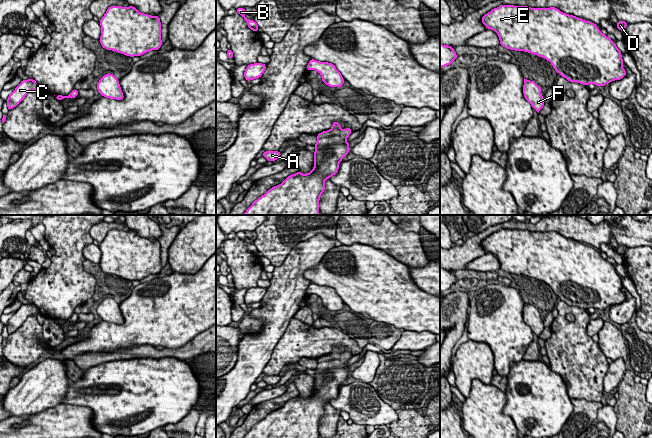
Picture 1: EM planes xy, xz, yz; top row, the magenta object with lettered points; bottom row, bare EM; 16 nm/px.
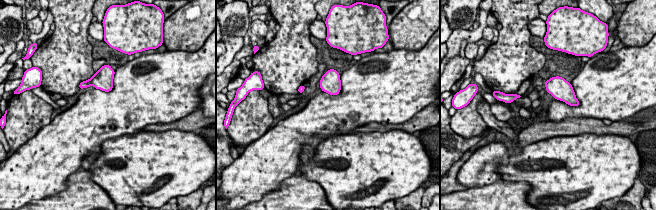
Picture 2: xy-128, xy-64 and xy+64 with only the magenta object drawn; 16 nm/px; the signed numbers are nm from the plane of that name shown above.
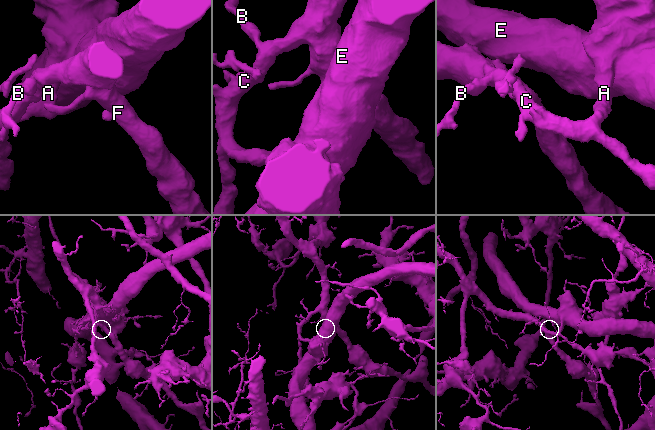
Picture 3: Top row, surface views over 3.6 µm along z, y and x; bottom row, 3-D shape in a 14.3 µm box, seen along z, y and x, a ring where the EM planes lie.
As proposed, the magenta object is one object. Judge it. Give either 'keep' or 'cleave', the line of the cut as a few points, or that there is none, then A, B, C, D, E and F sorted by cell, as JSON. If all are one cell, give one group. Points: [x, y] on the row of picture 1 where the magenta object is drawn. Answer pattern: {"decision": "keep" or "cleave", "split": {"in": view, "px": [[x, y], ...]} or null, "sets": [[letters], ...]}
{"decision": "keep", "split": null, "sets": [["A", "B", "C", "D", "E", "F"]]}

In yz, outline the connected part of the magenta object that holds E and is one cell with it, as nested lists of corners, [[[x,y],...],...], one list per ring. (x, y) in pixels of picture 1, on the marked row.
[[[500,5],[485,14],[481,22],[494,30],[500,45],[506,49],[524,51],[545,58],[561,77],[583,85],[593,83],[604,87],[626,76],[621,51],[590,21],[565,14],[555,7]]]

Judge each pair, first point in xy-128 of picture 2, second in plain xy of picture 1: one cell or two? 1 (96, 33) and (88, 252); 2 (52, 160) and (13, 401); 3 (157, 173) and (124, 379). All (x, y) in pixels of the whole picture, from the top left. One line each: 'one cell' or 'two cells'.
1: one cell
2: one cell
3: one cell

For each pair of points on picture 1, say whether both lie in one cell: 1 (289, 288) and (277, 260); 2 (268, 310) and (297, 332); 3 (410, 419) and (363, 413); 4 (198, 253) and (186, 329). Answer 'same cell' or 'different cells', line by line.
1: different cells
2: different cells
3: different cells
4: different cells

